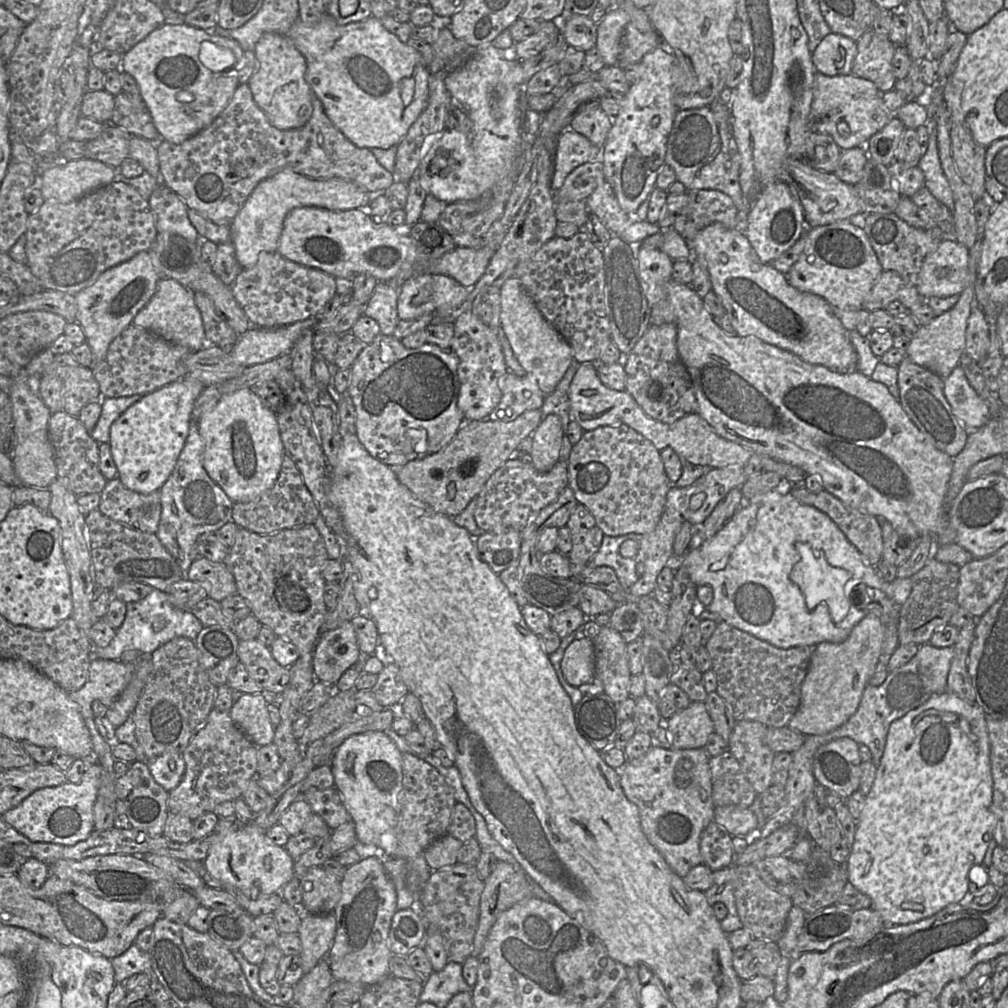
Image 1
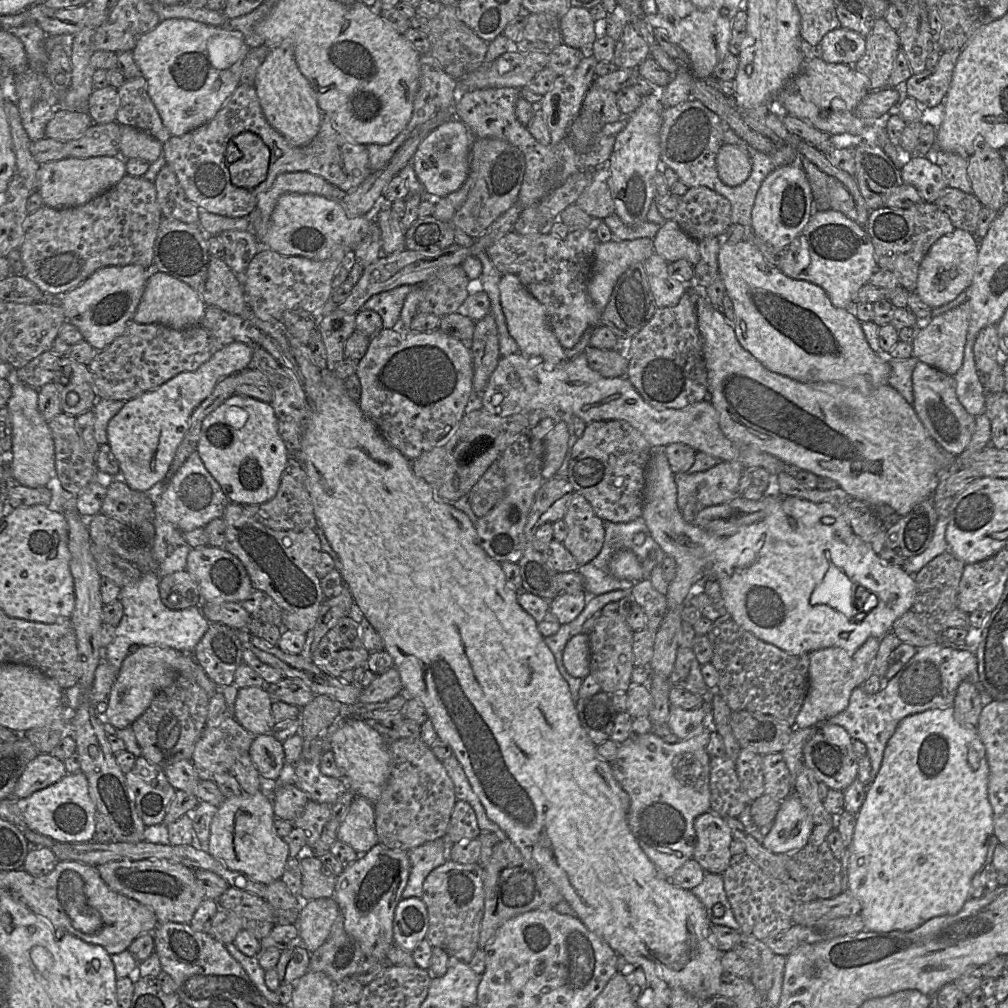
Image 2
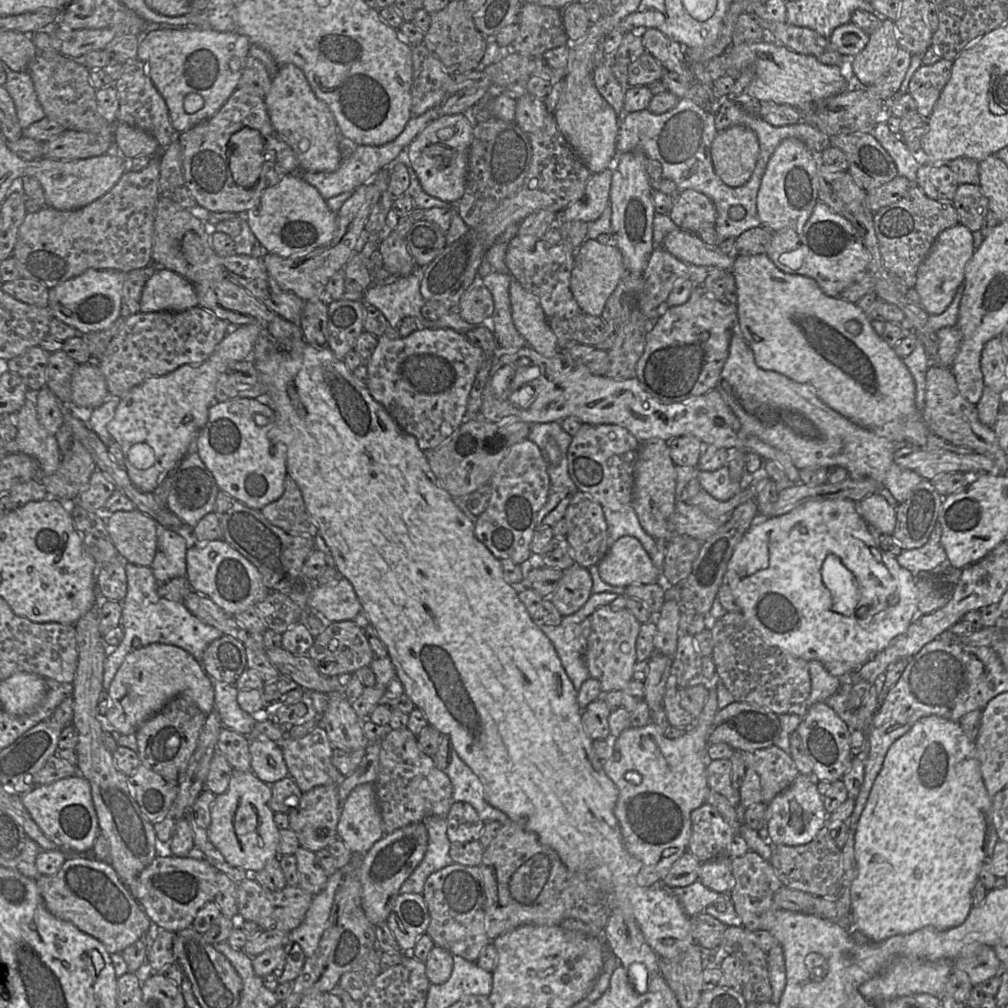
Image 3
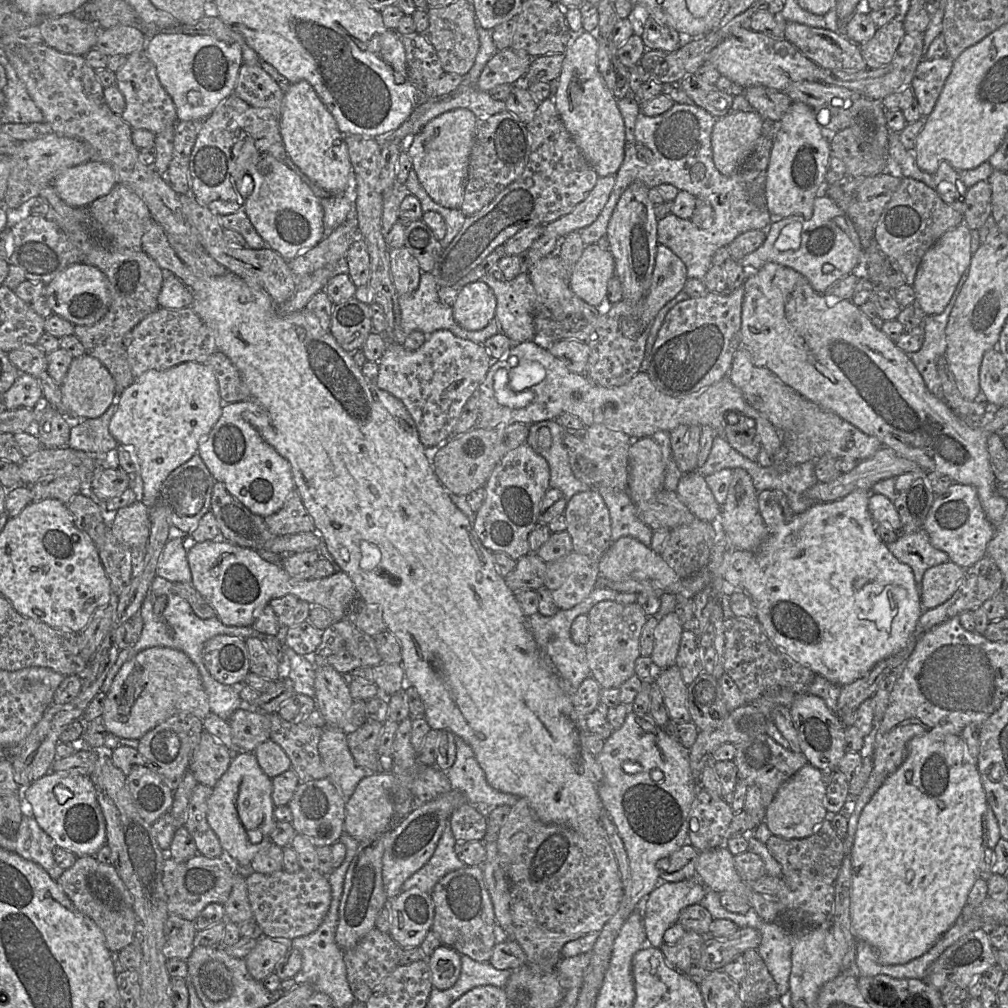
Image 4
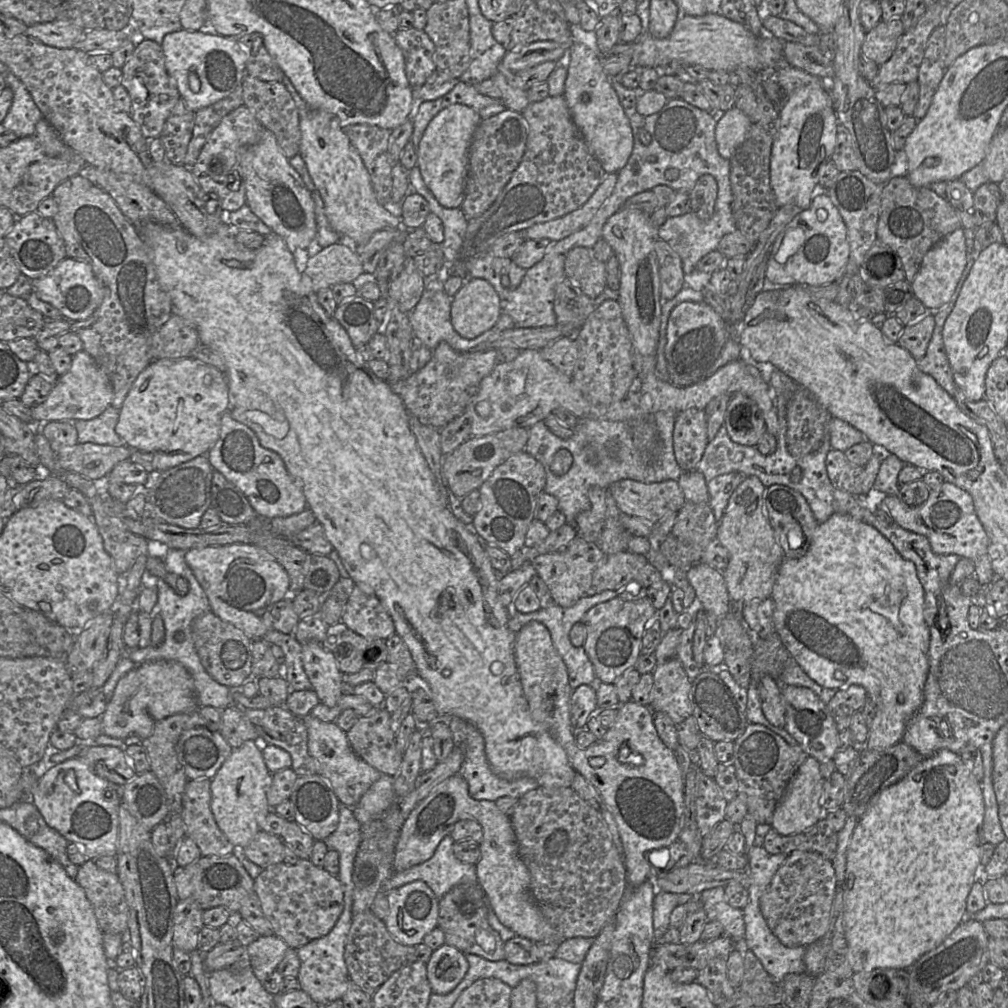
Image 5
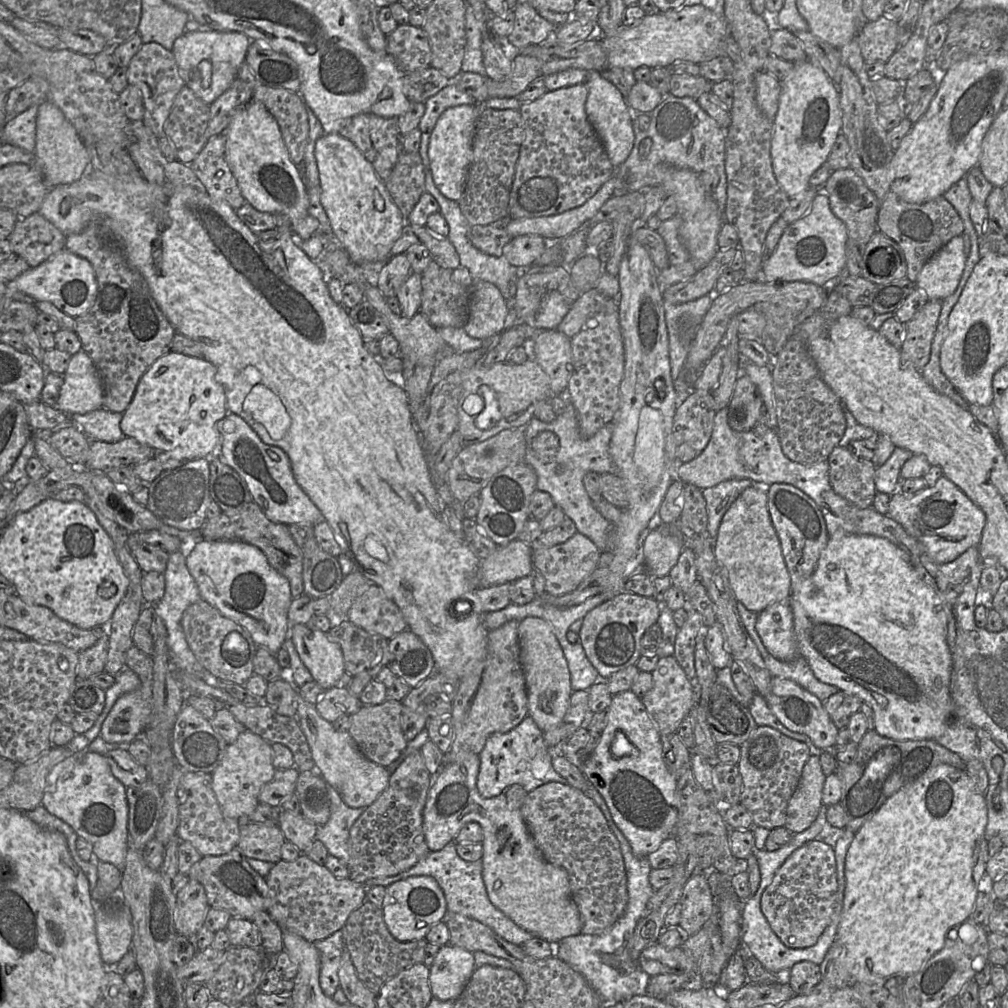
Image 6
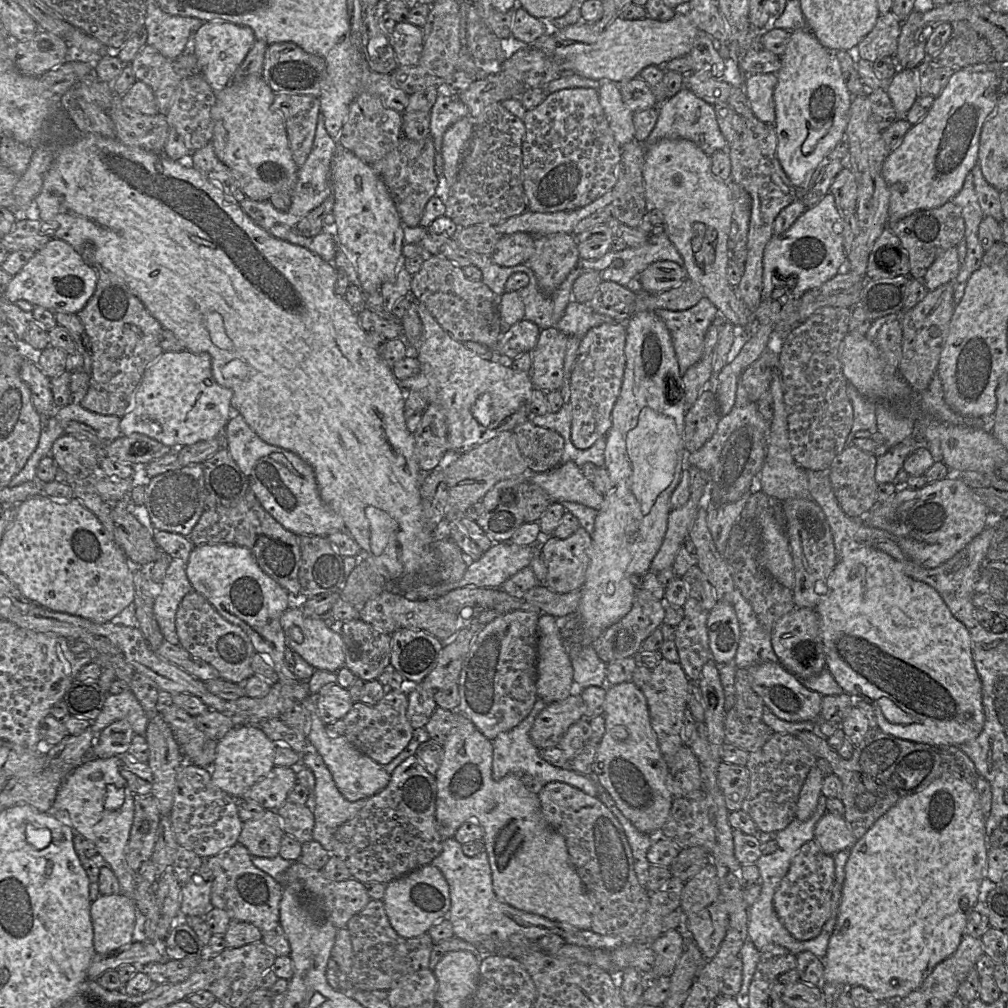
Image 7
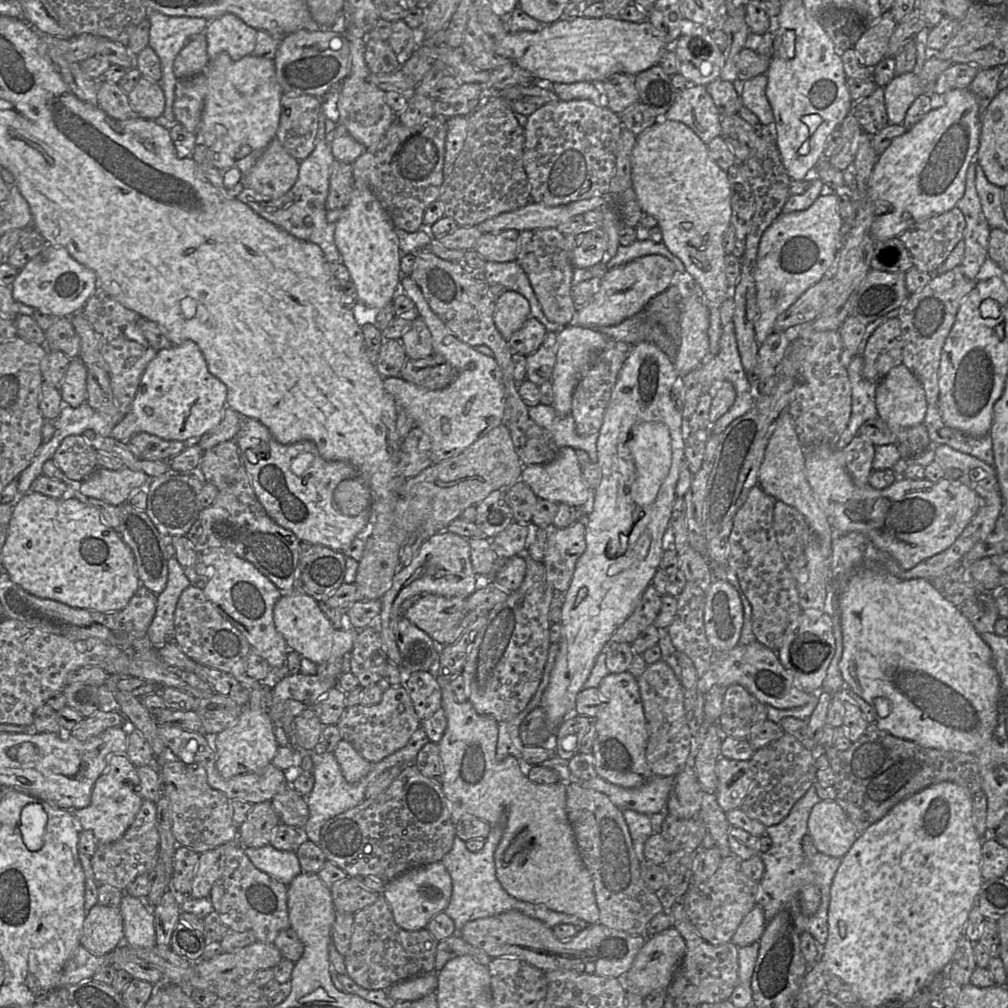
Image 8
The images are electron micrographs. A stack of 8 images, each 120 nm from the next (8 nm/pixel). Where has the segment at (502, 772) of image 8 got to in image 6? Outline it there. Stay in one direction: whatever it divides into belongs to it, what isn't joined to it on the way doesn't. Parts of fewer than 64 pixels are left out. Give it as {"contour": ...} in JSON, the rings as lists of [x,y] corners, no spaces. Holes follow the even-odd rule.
{"contour":[[[460,751],[455,761],[443,766],[433,775],[423,809],[423,832],[430,852],[441,850],[454,841],[461,828],[468,822],[477,822],[482,827],[482,877],[490,902],[522,929],[534,937],[556,944],[565,937],[581,933],[582,919],[572,899],[567,871],[547,862],[535,845],[523,820],[520,809],[510,806],[505,793],[492,798],[483,798],[477,790],[479,754]]]}

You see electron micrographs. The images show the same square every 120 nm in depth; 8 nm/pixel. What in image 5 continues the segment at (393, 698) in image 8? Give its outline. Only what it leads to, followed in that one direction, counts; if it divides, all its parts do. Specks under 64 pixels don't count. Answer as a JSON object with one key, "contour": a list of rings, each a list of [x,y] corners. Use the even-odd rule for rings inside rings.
{"contour":[[[374,707],[367,716],[358,718],[346,732],[353,752],[382,774],[395,775],[403,754],[396,748],[396,734],[390,728],[391,713]]]}

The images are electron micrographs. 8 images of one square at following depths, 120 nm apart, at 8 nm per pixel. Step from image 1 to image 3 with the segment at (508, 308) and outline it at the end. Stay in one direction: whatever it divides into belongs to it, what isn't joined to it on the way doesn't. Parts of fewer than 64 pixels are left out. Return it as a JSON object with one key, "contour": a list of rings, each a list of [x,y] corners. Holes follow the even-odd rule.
{"contour":[[[513,279],[509,287],[512,320],[527,346],[544,357],[554,357],[559,351],[557,338],[550,328],[536,297]]]}

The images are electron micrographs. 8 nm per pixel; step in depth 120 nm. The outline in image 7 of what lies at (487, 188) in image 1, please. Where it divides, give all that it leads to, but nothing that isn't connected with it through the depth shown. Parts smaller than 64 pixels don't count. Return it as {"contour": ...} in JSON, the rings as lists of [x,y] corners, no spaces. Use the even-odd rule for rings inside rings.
{"contour":[[[464,117],[451,125],[443,136],[443,172],[450,188],[457,179],[458,171],[472,136],[473,119]]]}

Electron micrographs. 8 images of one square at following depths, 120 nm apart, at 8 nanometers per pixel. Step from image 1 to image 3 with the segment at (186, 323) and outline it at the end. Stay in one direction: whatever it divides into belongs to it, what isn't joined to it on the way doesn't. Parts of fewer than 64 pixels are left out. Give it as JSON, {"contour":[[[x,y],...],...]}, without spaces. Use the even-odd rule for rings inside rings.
{"contour":[[[156,266],[143,288],[139,312],[183,312],[196,306],[198,298],[193,284],[171,270]]]}

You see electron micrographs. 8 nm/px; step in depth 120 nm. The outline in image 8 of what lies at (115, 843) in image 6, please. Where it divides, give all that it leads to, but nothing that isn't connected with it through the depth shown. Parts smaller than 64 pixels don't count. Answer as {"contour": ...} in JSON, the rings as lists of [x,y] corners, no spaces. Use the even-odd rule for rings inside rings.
{"contour":[[[123,753],[108,756],[108,768],[96,780],[89,806],[71,810],[80,830],[93,832],[98,844],[108,844],[119,840],[133,823],[143,798],[138,793],[140,780],[137,767]],[[123,893],[119,909],[125,944],[131,948],[156,946],[154,916],[145,901]]]}

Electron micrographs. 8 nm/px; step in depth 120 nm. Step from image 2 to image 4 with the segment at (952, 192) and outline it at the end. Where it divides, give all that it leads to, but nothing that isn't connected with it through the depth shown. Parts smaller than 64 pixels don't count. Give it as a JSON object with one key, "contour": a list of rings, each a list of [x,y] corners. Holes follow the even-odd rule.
{"contour":[[[979,181],[967,189],[963,223],[970,230],[979,230],[991,215],[991,195],[991,186],[987,181]]]}

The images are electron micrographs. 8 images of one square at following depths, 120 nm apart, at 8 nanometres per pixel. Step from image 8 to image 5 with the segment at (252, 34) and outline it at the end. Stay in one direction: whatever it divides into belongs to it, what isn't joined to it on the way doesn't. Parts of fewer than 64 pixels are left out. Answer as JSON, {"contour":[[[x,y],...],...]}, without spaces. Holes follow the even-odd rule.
{"contour":[[[181,29],[164,36],[161,43],[165,67],[175,81],[180,98],[188,110],[197,112],[230,95],[241,84],[246,75],[248,53],[246,47],[235,37],[224,37],[207,31],[187,31]],[[195,72],[201,87],[193,92],[188,83],[188,76]]]}

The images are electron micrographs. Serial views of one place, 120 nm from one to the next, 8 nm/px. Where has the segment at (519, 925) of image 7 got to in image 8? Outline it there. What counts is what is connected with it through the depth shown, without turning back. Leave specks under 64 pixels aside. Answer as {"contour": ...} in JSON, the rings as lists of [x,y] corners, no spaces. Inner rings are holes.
{"contour":[[[506,817],[496,825],[492,825],[483,848],[478,852],[470,852],[466,848],[465,842],[455,836],[451,850],[440,861],[448,871],[452,882],[450,902],[443,912],[453,920],[456,933],[460,932],[469,921],[496,916],[511,910],[516,910],[526,916],[538,919],[550,928],[558,924],[572,924],[579,931],[586,928],[589,923],[576,916],[550,910],[541,904],[519,901],[503,889],[496,877],[494,854],[501,841],[505,827]]]}

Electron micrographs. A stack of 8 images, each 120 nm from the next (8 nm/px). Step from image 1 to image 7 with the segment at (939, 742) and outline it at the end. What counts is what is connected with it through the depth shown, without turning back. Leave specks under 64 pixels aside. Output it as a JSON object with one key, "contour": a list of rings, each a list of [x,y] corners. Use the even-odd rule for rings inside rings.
{"contour":[[[943,776],[934,780],[920,792],[901,798],[883,814],[850,849],[845,865],[845,879],[837,921],[829,940],[826,956],[823,958],[823,982],[838,983],[848,987],[862,986],[880,1001],[900,1001],[903,997],[918,989],[935,966],[956,951],[962,937],[966,934],[967,919],[970,912],[977,901],[980,898],[985,899],[988,893],[988,886],[982,885],[986,877],[989,849],[985,824],[986,815],[982,811],[975,787],[957,776]]]}

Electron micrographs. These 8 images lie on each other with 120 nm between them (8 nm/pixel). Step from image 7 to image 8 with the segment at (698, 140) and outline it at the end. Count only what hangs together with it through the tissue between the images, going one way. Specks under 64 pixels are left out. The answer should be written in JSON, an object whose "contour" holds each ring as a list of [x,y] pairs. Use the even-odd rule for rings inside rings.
{"contour":[[[689,84],[684,91],[677,94],[673,105],[663,118],[686,124],[706,145],[713,138],[722,136],[721,114],[704,85]]]}

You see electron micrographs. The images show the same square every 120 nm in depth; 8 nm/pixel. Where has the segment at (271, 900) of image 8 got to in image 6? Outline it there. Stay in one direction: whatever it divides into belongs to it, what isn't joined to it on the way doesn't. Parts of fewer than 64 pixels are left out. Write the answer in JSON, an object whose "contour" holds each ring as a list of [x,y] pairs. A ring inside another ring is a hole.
{"contour":[[[236,847],[220,856],[205,856],[194,864],[186,879],[196,880],[205,889],[209,907],[223,909],[234,918],[252,921],[260,911],[268,908],[268,887],[265,878],[260,876],[247,862]]]}

